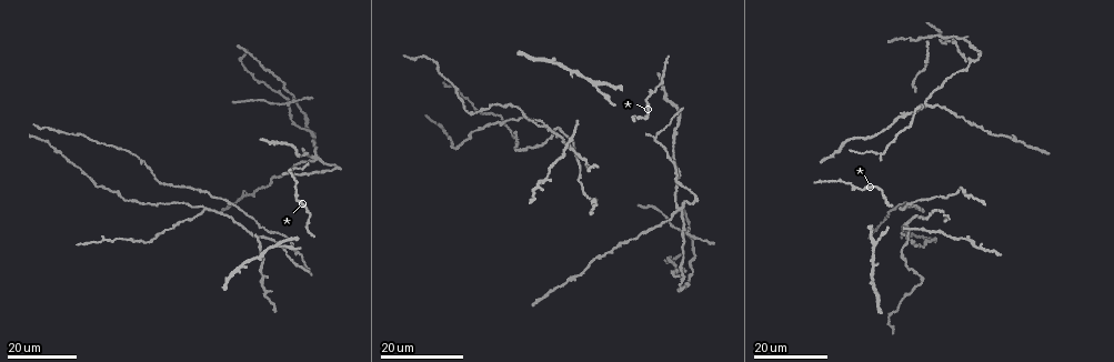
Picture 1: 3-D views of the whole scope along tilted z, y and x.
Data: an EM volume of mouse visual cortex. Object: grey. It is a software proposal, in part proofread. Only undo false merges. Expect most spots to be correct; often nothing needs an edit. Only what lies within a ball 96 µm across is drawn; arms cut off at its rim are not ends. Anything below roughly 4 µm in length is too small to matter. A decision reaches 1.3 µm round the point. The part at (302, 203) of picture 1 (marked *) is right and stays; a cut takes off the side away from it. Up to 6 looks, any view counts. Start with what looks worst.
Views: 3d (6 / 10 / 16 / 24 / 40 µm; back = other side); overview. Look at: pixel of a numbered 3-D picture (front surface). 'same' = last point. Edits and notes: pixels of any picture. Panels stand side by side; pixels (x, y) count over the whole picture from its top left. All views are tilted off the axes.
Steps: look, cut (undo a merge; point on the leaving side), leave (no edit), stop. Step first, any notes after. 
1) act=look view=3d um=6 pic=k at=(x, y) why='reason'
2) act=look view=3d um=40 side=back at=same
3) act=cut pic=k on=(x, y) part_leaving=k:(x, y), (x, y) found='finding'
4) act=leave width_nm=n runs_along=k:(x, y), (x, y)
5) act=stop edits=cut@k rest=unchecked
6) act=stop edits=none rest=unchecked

act=look view=3d um=16 pic=1 at=(104, 239) why='small branch off a trunk'

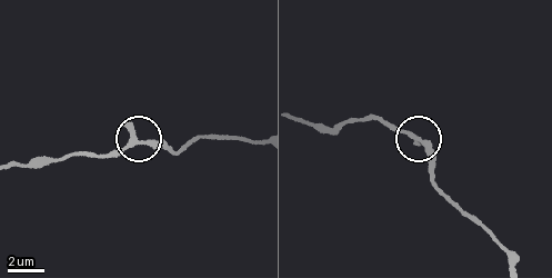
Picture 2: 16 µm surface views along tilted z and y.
act=look view=3d um=6 pic=2 at=(416, 136) why='zoom in'

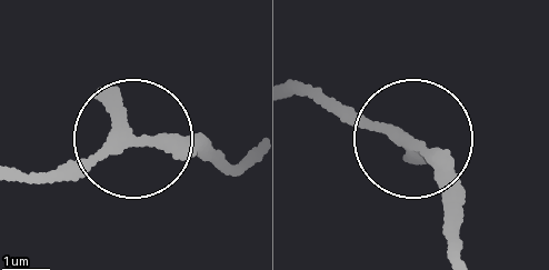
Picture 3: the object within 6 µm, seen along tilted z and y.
act=leave width_nm=240 runs_along=3:(450, 253), (439, 168), (316, 84) found='all the same cell'

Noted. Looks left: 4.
act=look view=3d um=24 pic=1 at=(316, 156) why='small branch off a trunk'

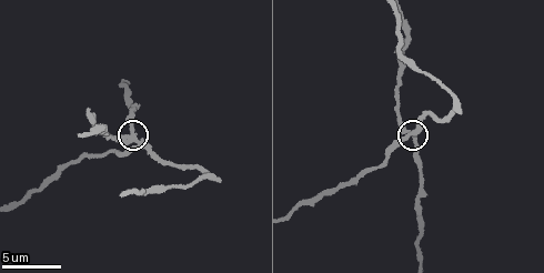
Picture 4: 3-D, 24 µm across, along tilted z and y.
act=look view=3d um=10 pic=4 at=(132, 135)

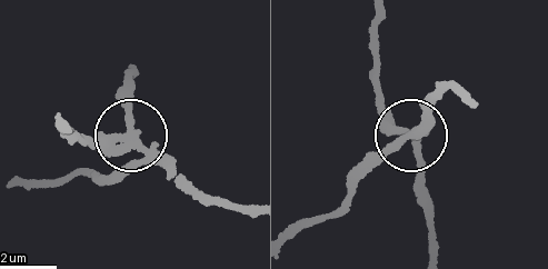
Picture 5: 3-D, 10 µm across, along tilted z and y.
act=look view=3d um=10 side=back pic=5 at=(127, 129)

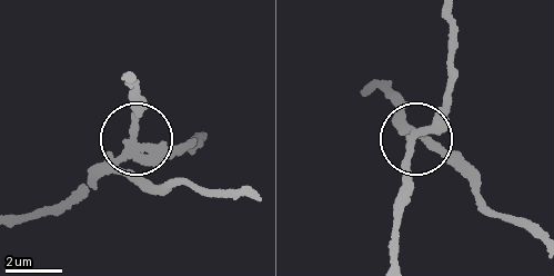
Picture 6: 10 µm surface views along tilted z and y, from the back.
act=cut pic=6 on=(446, 101) width_nm=260 part_leaving=6:(425, 130), (449, 92), (446, 19) found='two cells meet here'

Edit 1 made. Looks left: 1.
act=stop edits=cut@6 rest=unchecked

